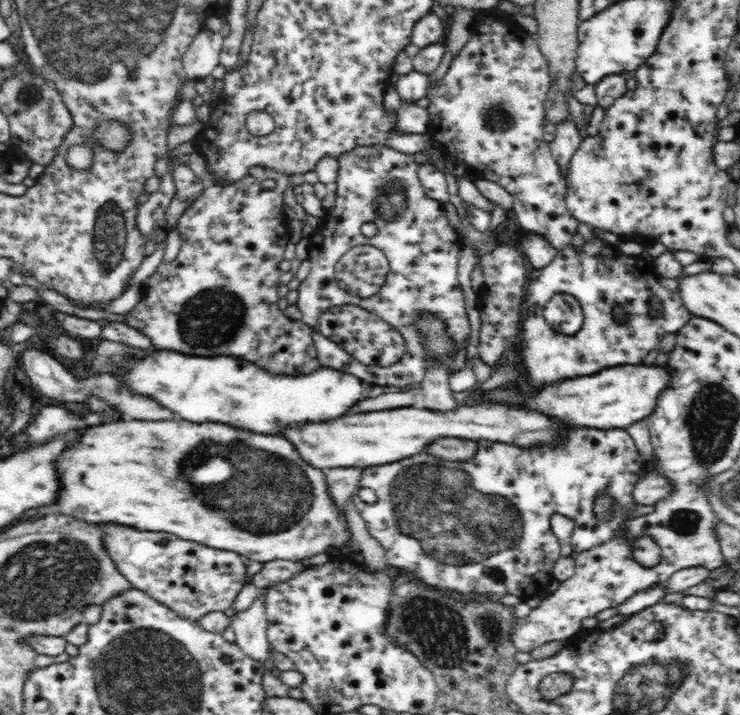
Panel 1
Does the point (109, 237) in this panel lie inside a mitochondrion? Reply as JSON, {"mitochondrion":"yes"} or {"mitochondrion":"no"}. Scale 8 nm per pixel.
{"mitochondrion":"yes"}

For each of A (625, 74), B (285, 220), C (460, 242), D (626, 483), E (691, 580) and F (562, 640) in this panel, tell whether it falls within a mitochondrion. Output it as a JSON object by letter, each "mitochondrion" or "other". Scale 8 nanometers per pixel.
{"A":"other","B":"other","C":"other","D":"other","E":"other","F":"other"}

